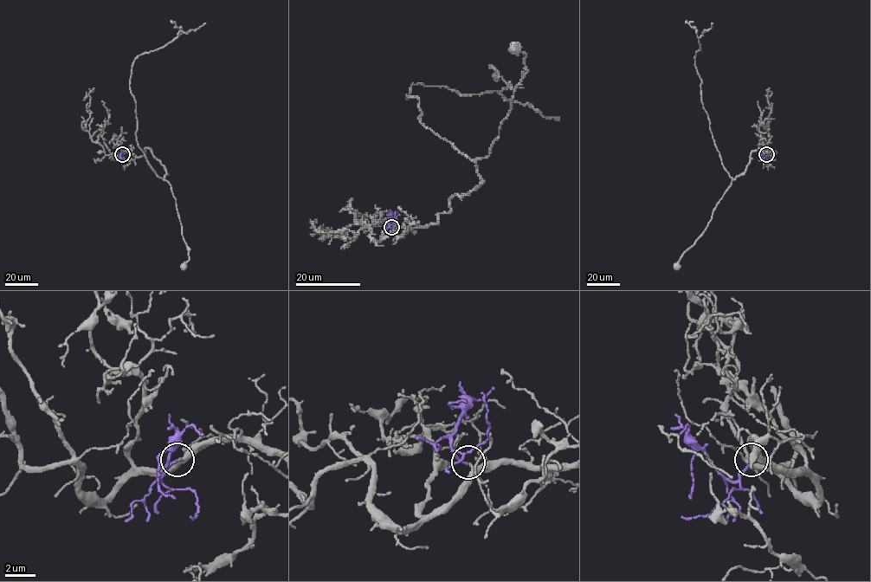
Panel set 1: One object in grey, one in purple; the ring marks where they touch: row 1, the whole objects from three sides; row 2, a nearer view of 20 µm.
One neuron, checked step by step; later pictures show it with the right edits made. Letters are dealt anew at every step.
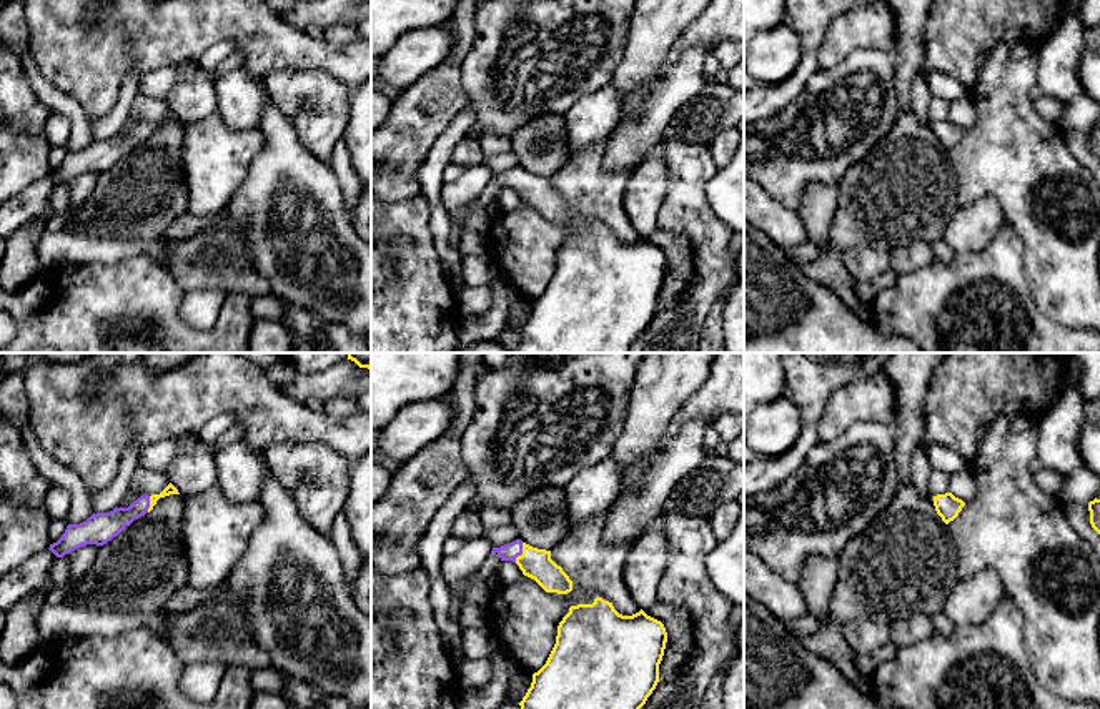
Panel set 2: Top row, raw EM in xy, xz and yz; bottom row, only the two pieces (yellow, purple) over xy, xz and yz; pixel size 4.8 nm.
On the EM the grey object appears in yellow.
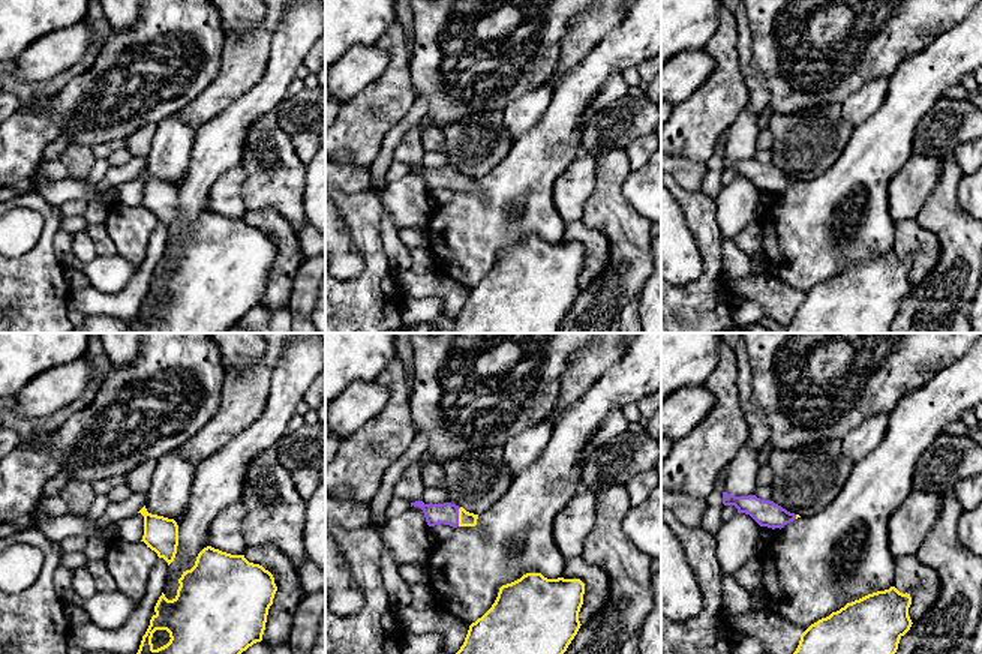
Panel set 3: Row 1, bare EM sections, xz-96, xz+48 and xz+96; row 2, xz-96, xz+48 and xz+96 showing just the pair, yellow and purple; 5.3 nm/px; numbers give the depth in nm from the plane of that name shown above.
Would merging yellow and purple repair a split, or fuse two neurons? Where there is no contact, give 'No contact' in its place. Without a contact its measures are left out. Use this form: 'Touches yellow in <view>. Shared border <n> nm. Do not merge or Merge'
Touches yellow in xz. Shared border 100 nm. Merge

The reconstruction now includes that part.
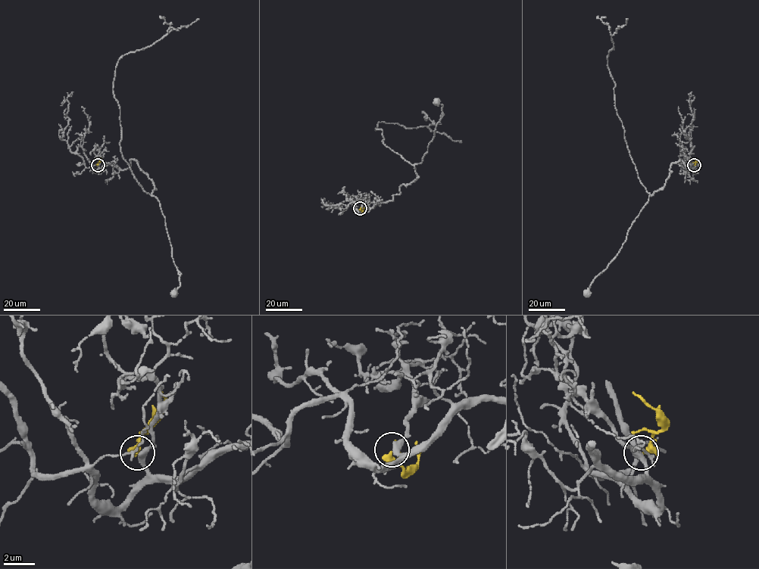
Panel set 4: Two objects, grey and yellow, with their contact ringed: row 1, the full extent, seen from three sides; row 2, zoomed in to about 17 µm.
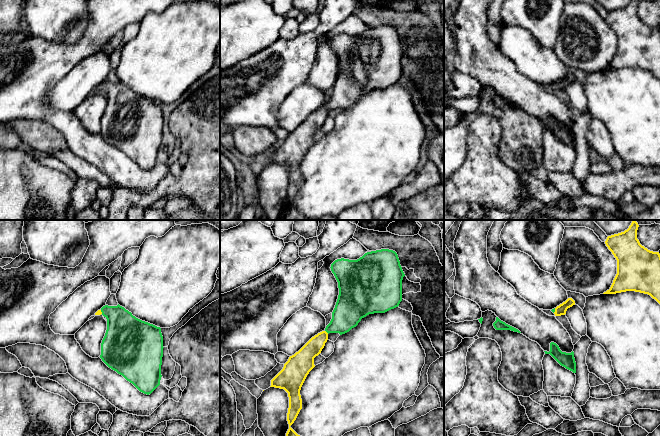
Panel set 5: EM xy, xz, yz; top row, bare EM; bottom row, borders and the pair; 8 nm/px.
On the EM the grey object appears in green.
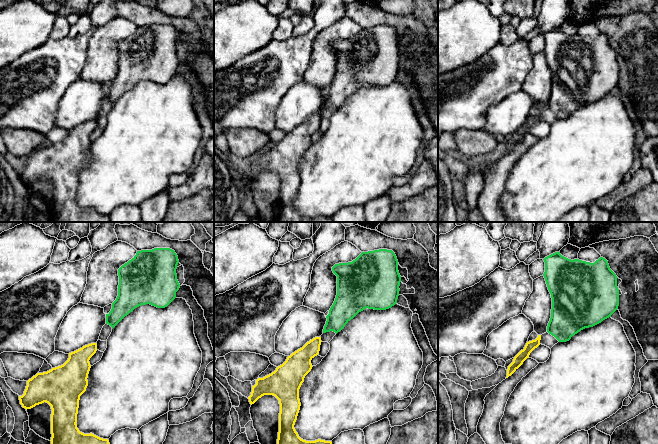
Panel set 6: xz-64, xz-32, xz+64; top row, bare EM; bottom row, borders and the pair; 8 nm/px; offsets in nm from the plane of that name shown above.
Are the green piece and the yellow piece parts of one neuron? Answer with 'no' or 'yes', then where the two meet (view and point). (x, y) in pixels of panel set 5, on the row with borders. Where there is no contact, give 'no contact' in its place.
yes | xz (327, 332)

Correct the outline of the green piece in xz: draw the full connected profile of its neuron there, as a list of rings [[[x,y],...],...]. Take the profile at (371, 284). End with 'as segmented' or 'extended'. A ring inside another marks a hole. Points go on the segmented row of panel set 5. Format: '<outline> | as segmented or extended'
[[[393,250],[367,252],[357,260],[337,259],[330,268],[339,288],[330,323],[290,356],[283,369],[271,380],[270,387],[284,389],[288,393],[289,429],[286,436],[300,436],[290,426],[302,409],[301,387],[315,367],[314,358],[324,348],[328,334],[345,334],[367,315],[385,313],[398,307],[402,301],[405,274]]] | extended

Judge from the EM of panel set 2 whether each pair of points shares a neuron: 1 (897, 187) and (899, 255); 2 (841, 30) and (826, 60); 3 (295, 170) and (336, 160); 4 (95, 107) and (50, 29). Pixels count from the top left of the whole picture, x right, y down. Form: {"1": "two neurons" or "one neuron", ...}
{"1": "two neurons", "2": "one neuron", "3": "two neurons", "4": "one neuron"}

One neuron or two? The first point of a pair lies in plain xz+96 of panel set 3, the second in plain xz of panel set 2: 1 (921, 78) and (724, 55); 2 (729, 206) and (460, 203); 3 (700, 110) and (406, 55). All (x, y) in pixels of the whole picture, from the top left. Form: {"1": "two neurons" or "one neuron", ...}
{"1": "two neurons", "2": "one neuron", "3": "two neurons"}

